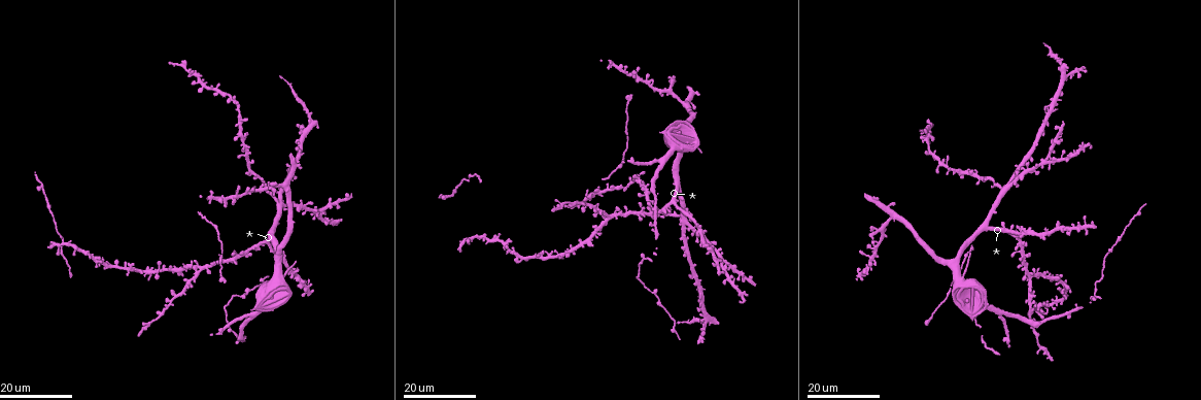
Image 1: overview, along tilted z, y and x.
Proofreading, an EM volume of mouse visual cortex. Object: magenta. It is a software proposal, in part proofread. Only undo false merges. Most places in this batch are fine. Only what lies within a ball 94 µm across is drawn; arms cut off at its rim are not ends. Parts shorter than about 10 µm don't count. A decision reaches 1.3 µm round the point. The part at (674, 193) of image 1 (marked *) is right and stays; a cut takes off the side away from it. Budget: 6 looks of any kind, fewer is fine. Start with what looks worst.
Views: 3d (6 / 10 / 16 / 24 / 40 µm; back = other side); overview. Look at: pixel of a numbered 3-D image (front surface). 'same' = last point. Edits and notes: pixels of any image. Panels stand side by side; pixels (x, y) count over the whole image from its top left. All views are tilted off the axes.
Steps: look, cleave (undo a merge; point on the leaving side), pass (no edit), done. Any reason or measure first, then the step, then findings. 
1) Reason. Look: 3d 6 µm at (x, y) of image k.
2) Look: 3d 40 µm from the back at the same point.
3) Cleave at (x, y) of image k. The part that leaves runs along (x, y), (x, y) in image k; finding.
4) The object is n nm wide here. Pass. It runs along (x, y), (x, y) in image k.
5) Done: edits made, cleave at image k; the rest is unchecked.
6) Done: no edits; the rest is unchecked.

Looks like a crossing. Look: 3d 24 µm at (605, 219) of image 1.

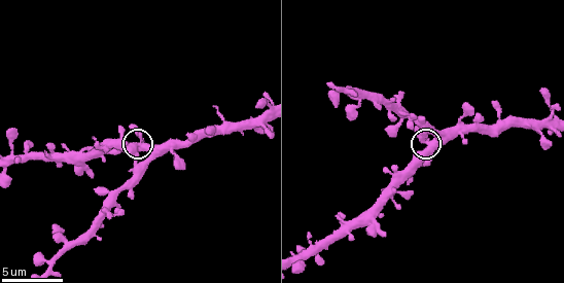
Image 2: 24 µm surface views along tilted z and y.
Zoom in. Look: 3d 6 µm at (429, 145) of image 2.

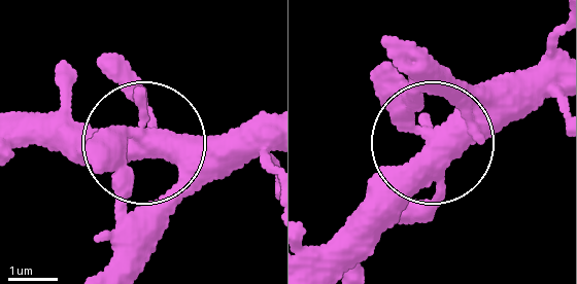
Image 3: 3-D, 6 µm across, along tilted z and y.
4 arms meet here. Pass. Continuous, no second neuron.

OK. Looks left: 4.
Branch point. Look: 3d 16 µm at (1045, 159) of image 1.

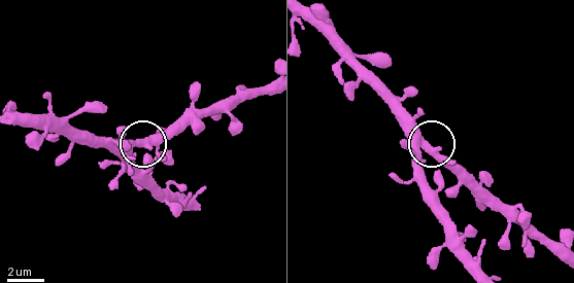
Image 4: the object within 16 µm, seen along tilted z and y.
Look: 3d 10 µm at (424, 142) of image 4.

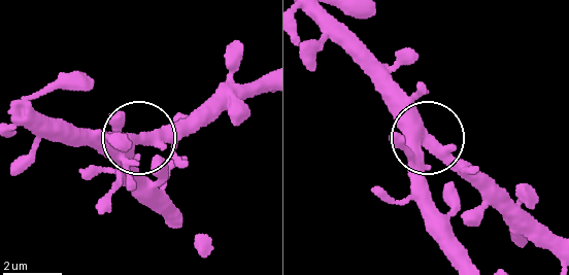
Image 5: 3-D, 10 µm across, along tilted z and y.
Look: 3d 6 µm at (427, 142) of image 5.

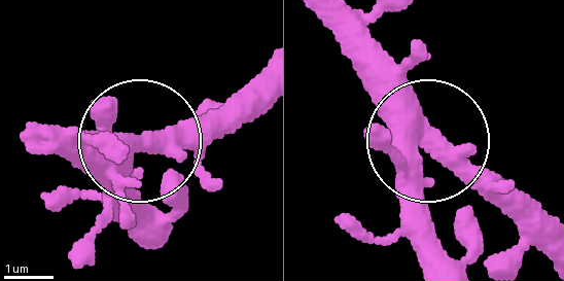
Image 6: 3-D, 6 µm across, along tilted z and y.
Pass. It runs along (333, 23), (531, 242) in image 6; continuous, no second neuron.

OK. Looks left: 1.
Done: no edits; the rest is unchecked.

